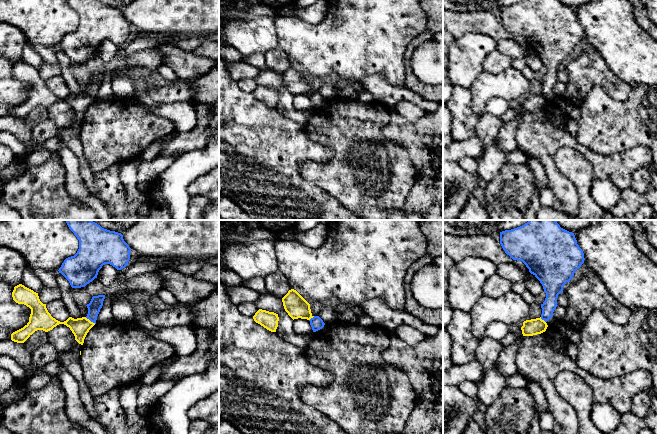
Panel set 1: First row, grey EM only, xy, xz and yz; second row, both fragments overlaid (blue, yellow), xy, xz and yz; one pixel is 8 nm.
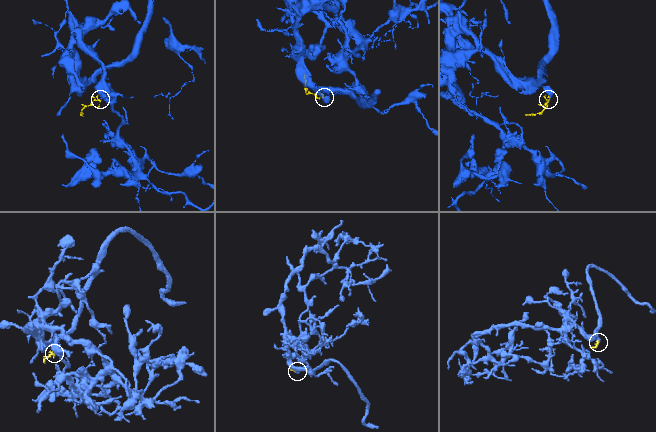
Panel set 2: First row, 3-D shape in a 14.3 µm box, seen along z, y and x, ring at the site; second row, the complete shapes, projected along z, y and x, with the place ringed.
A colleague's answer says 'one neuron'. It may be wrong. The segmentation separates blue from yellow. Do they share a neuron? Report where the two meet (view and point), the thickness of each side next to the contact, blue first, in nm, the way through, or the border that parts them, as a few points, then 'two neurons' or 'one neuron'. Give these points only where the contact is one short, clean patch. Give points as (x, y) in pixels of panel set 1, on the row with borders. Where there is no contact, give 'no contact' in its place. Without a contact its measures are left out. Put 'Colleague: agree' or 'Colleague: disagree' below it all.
contact xy (90, 320); calibres 110 and 150 nm; two neurons
Colleague: disagree

